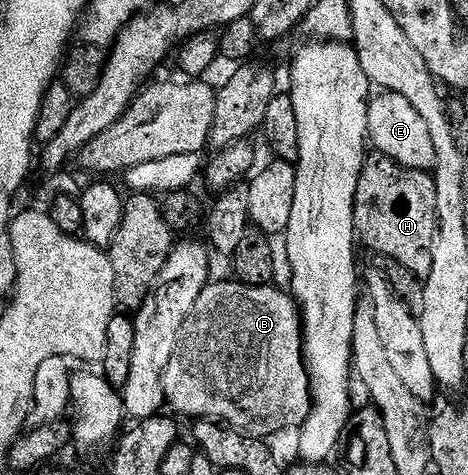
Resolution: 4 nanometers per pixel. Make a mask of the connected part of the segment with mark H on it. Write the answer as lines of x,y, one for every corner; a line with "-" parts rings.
367,154
360,181
356,185
354,230
357,238
361,242
363,239
378,257
394,259
417,279
425,281
432,272
434,238
438,233
437,195
433,174
430,171
413,171
411,167
401,167
387,155

